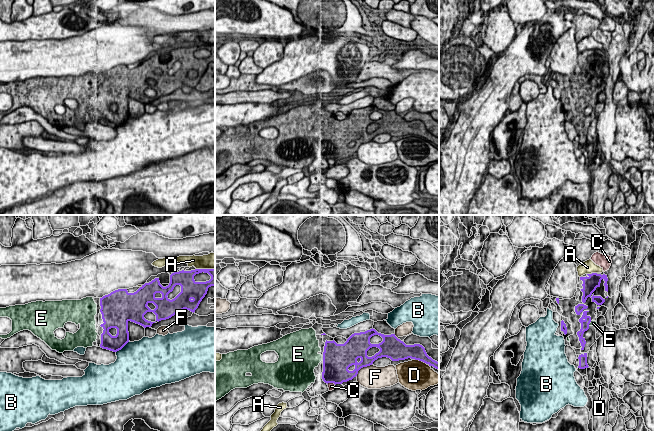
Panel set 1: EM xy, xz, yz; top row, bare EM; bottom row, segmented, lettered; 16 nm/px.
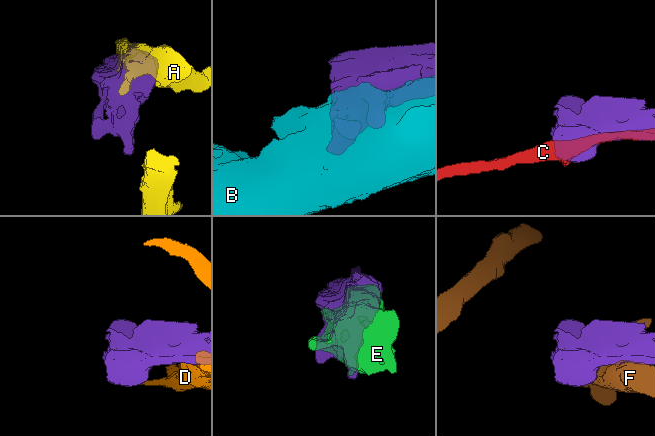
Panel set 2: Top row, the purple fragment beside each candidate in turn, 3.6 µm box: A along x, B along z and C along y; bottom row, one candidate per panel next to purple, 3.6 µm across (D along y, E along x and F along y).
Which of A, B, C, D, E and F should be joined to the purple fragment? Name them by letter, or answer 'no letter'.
E

